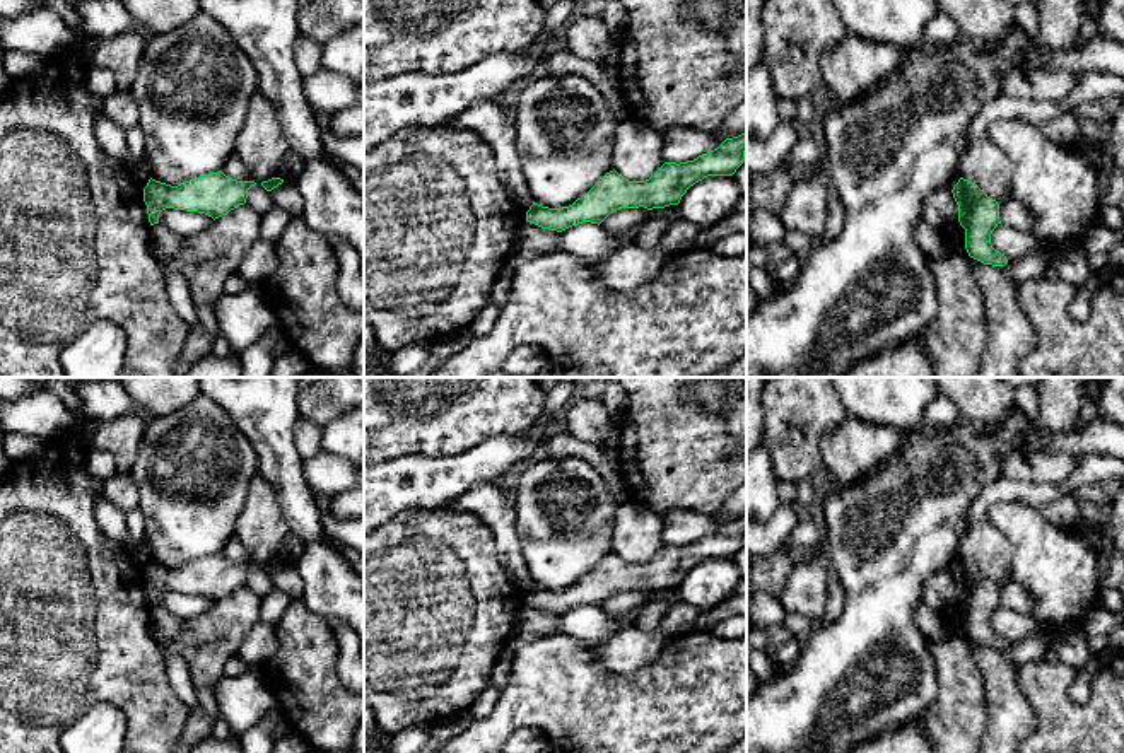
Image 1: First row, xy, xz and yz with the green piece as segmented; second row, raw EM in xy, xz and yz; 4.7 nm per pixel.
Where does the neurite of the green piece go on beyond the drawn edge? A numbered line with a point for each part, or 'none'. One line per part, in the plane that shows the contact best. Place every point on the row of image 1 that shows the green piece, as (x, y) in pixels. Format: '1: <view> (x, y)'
none

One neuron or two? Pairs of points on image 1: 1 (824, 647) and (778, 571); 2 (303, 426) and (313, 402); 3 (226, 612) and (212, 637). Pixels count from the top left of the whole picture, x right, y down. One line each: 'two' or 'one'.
1: two
2: two
3: one

